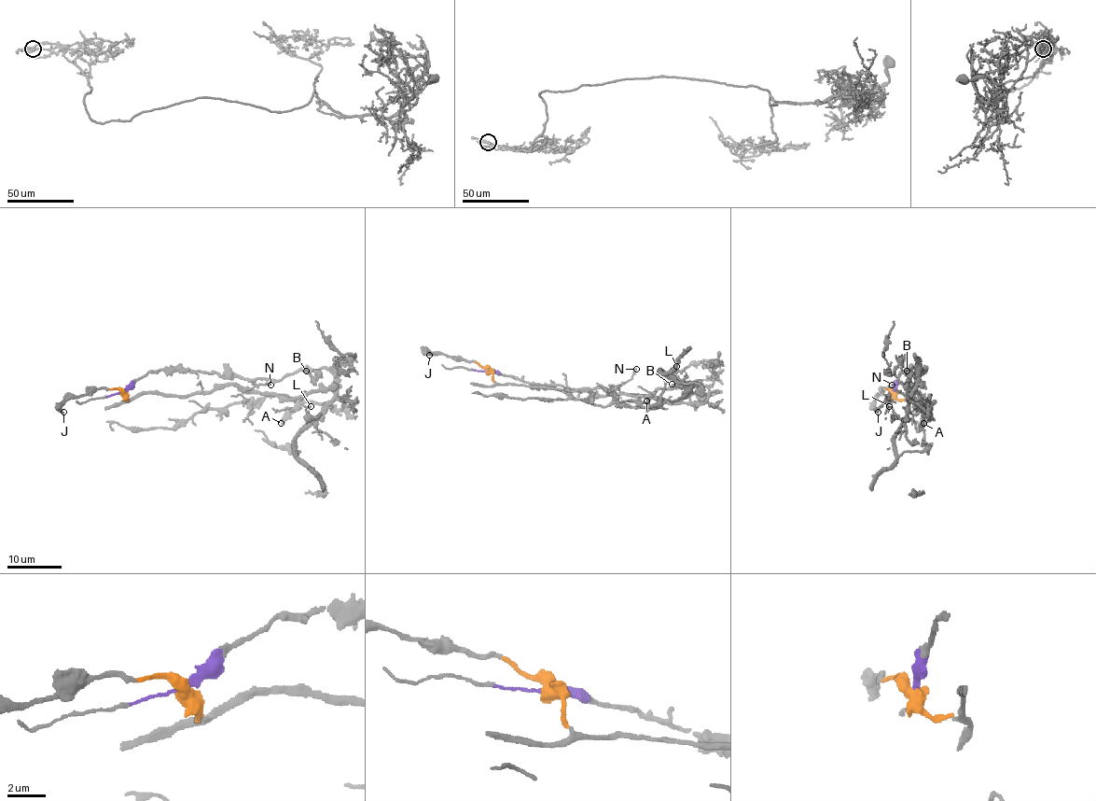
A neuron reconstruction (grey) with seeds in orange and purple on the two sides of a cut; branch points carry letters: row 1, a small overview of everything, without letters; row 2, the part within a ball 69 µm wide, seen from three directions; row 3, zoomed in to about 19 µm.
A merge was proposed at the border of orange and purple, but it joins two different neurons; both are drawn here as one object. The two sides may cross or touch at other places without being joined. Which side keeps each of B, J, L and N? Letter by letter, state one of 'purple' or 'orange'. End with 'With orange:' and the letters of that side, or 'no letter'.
B: purple
J: orange
L: purple
N: orange
With orange: J, N

